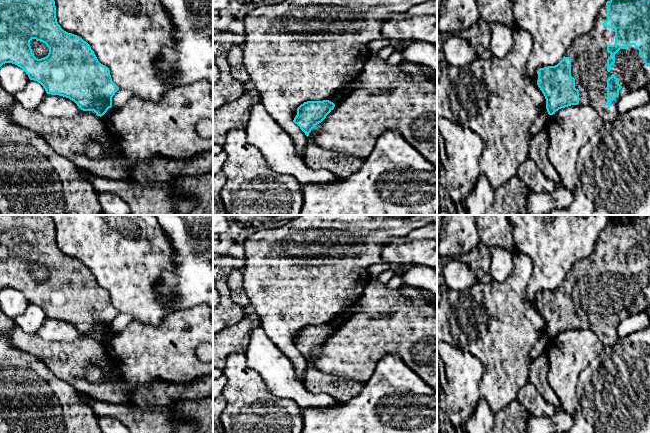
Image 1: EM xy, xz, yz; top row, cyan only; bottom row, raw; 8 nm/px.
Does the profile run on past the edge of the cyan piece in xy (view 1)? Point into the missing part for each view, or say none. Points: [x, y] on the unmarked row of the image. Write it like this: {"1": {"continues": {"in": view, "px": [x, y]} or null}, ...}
{"1": {"continues": null}}

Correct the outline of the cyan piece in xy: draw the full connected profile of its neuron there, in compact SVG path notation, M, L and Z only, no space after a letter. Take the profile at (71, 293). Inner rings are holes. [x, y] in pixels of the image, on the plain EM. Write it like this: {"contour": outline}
{"contour": "M0 215L0 291L5 287L12 287L22 292L30 304L37 305L43 310L47 318L69 322L74 325L81 334L94 335L96 339L100 341L112 331L112 321L119 314L119 311L112 305L109 292L98 285L90 269L79 260L64 255L58 248L55 225L51 215ZM32 263L36 263L37 265L41 265L46 268L49 272L49 277L46 281L38 283L33 279L30 270L30 265Z"}

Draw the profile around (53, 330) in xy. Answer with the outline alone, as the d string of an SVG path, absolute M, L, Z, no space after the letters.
M47 318L42 323L37 334L49 342L72 342L83 338L96 339L94 335L83 335L69 322Z

